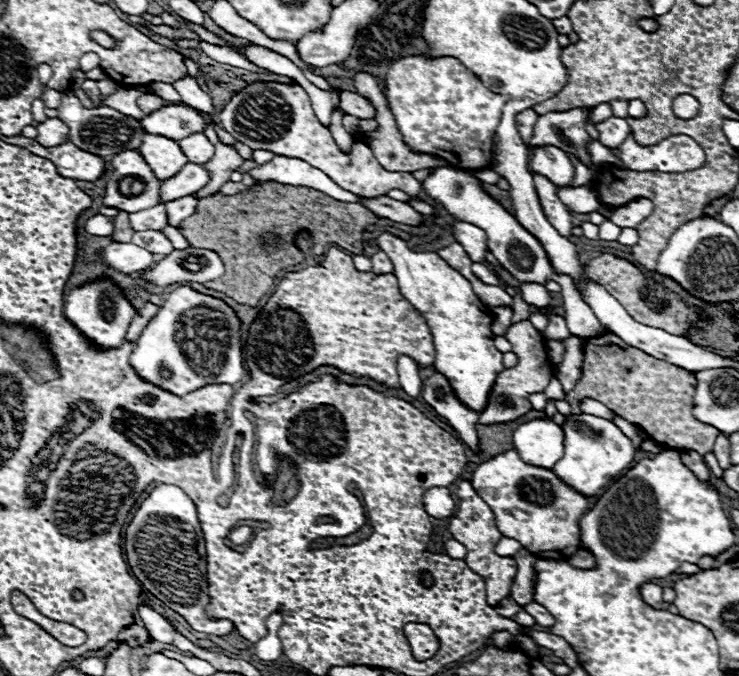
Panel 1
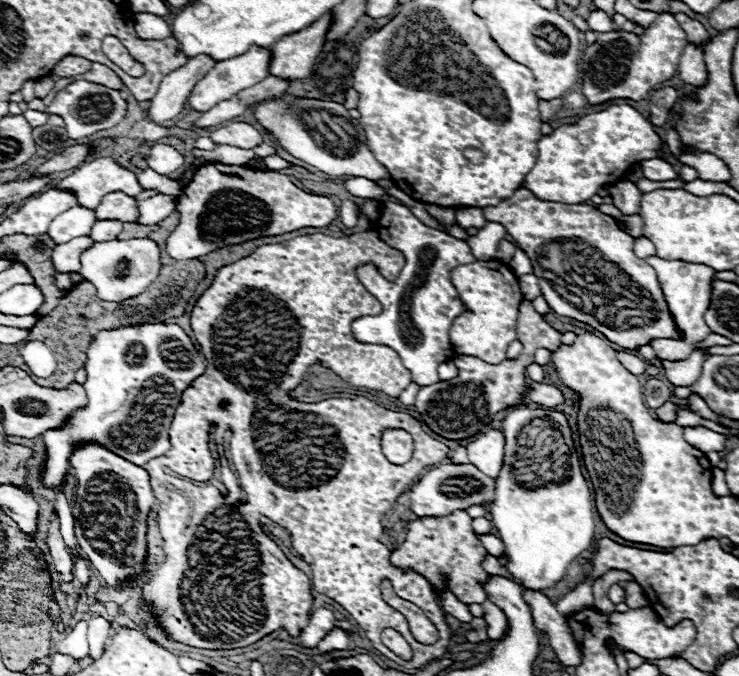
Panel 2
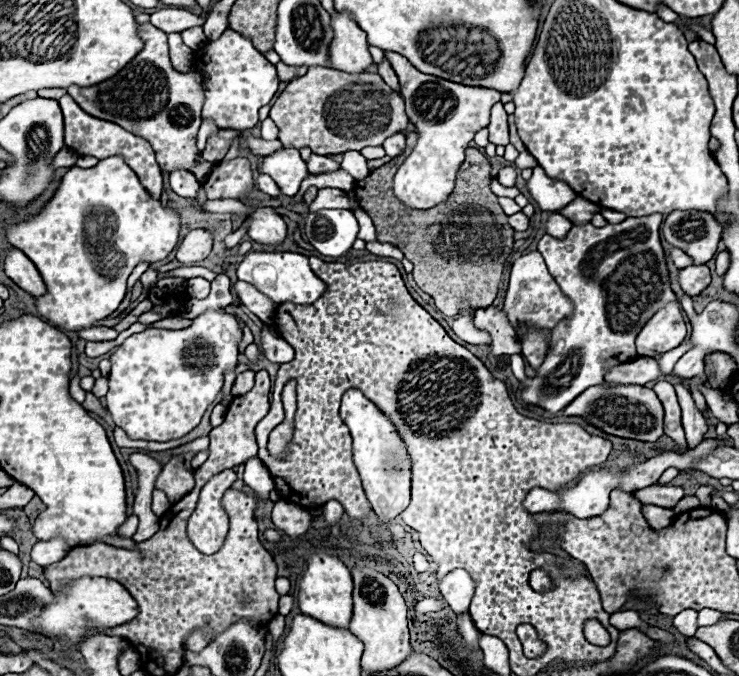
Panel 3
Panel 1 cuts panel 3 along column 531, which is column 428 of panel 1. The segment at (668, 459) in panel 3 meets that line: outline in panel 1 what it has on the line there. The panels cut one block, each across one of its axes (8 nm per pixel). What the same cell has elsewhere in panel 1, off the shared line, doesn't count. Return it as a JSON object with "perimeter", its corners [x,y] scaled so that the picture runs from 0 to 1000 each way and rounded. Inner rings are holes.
{"perimeter":[[[582,722],[576,731],[574,731],[574,751],[582,763],[593,766],[593,769],[601,769],[601,766],[609,766],[614,763],[617,757],[617,743],[612,740],[609,734],[609,725],[606,722]]]}

